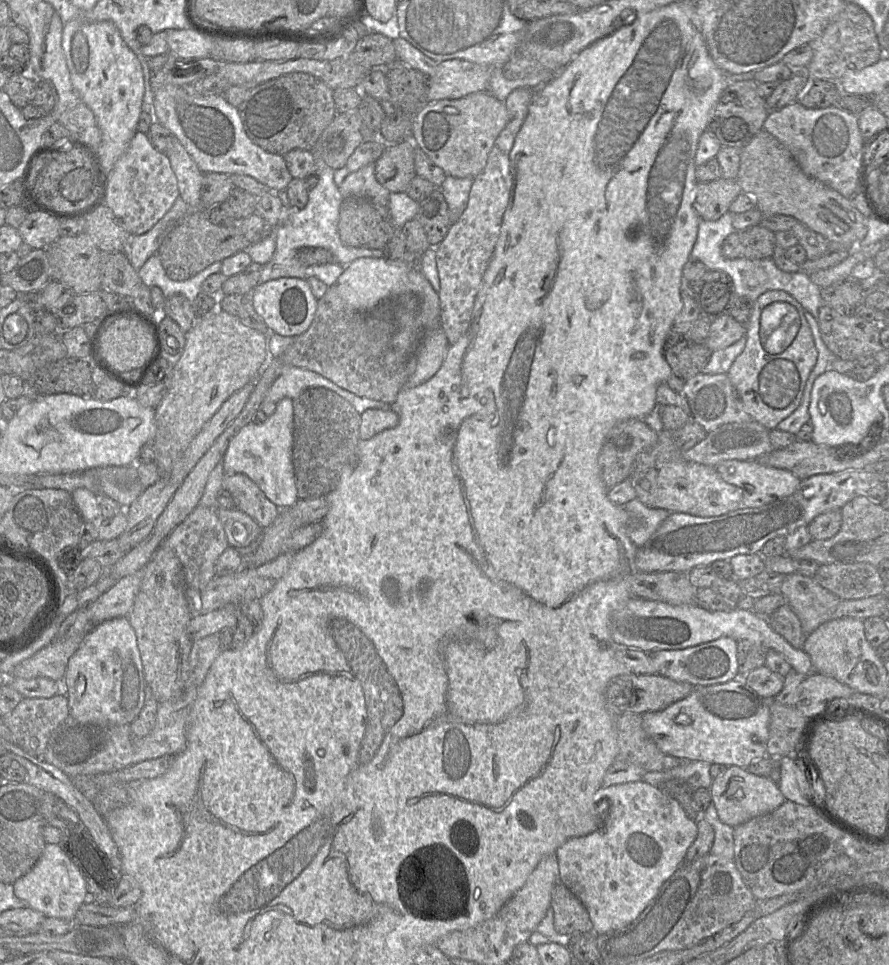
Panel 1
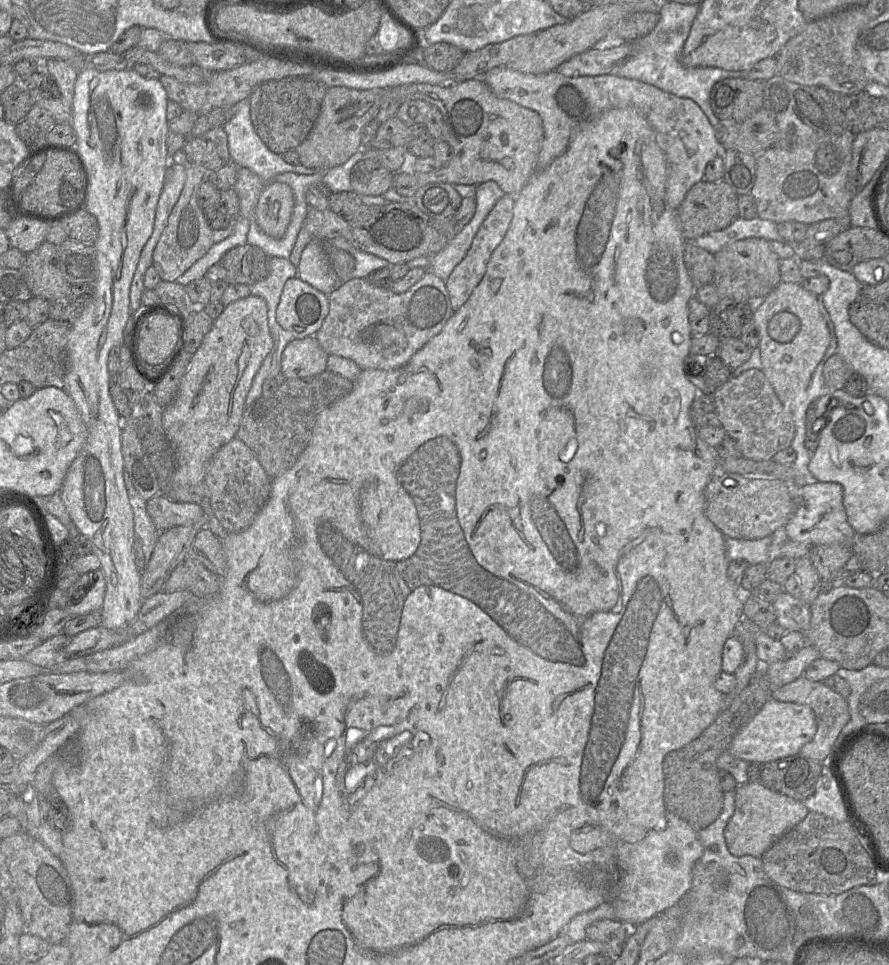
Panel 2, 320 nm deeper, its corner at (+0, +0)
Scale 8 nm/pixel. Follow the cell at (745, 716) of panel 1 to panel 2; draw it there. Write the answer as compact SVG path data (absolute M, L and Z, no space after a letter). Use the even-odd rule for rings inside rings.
M770 699L761 710L733 737L727 752L735 758L750 764L763 765L781 758L794 756L800 753L801 748L810 742L817 732L817 721L813 710L802 704L781 702Z

